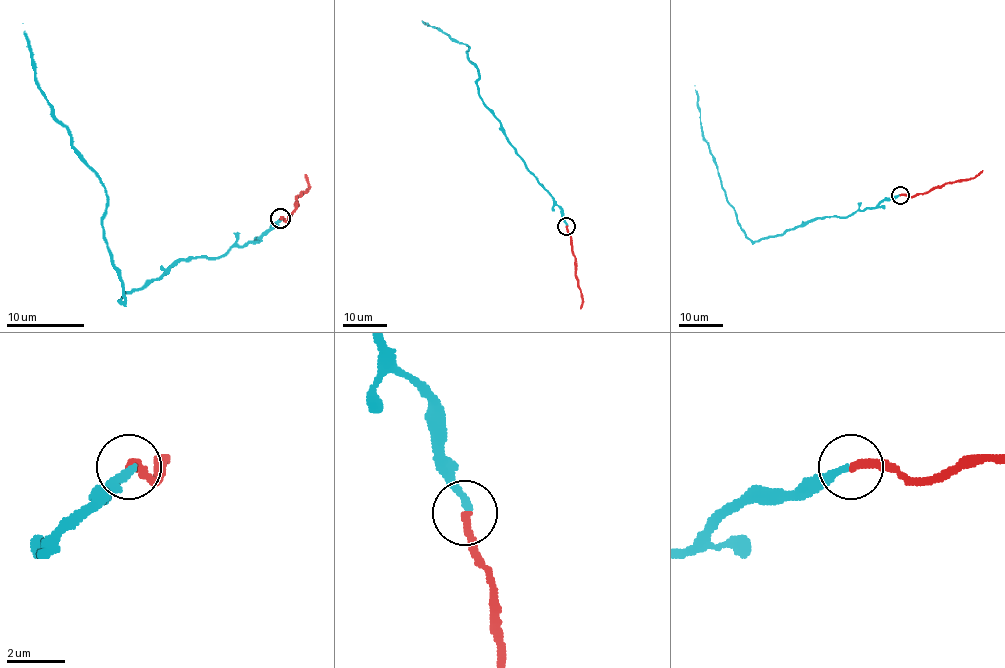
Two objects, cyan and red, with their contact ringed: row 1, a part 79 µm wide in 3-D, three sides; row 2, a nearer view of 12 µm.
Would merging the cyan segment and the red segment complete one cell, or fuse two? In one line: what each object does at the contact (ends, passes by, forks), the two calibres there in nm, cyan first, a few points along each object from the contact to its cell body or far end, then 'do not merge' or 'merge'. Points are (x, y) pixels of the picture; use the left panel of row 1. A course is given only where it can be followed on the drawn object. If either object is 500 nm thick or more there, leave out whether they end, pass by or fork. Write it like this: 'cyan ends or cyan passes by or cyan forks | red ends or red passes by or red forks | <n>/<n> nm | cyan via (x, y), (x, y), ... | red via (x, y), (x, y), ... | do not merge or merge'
cyan ends | red ends | 260/300 nm | cyan via (280, 218), (256, 241), (182, 259), (122, 302), (100, 177), (53, 114), (22, 22) | red via (280, 218), (288, 222), (297, 196), (309, 186), (305, 175) | merge

